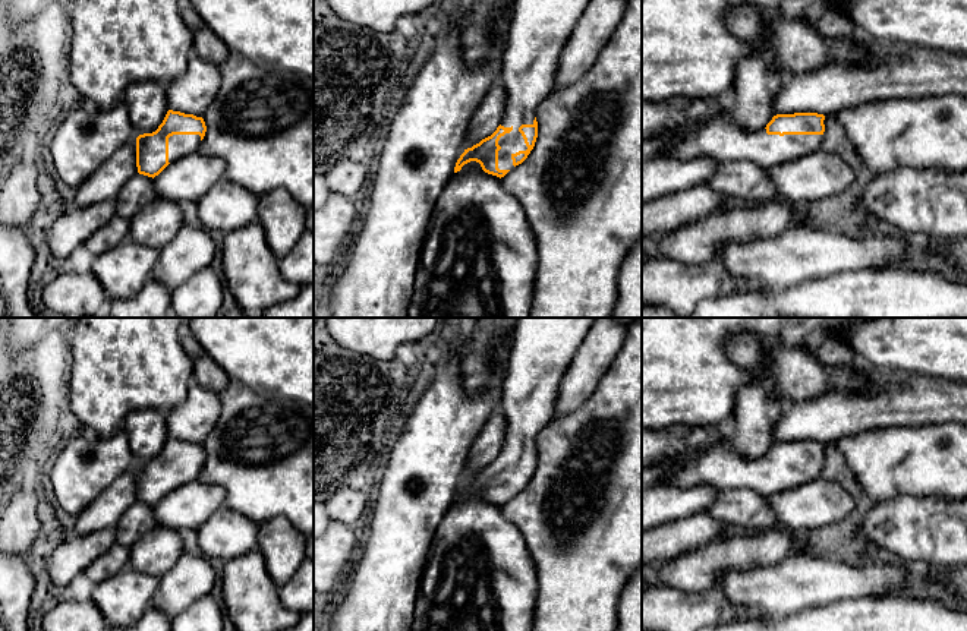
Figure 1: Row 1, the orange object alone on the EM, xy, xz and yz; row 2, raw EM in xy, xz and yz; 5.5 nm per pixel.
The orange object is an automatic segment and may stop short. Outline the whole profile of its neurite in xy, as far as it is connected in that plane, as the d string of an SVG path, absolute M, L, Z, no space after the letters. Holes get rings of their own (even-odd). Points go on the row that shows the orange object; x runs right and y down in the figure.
M192 54L186 70L167 83L168 111L152 133L136 138L138 173L155 177L168 164L198 152L207 126L202 119L221 85L218 66Z

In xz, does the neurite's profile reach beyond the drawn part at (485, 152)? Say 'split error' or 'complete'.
split error

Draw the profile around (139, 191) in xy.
M136 173L122 187L116 198L116 215L130 220L141 208L161 198L154 179Z

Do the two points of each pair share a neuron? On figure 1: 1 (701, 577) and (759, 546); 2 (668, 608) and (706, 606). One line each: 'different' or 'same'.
1: same
2: same

